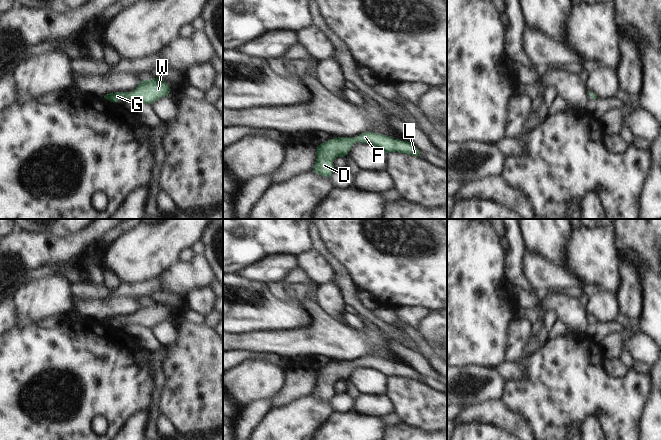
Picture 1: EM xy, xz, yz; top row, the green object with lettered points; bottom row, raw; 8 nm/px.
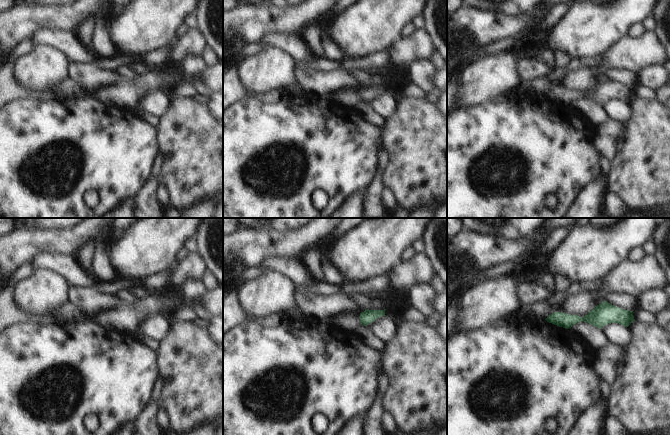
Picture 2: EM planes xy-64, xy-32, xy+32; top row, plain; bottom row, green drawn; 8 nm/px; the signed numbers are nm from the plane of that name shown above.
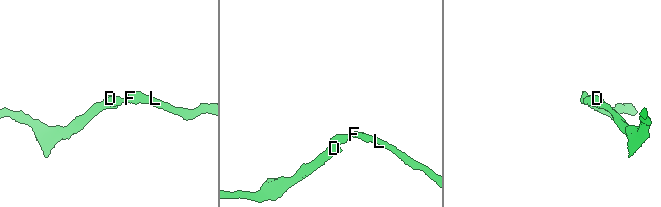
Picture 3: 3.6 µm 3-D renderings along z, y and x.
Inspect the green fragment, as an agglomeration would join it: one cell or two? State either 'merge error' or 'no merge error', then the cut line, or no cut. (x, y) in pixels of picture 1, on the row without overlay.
no merge error | no cut

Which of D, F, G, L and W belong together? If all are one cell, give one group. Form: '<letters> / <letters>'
D F G L W

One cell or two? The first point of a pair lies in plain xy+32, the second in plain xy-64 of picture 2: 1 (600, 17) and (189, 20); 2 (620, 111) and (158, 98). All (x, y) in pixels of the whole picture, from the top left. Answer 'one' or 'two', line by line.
1: two
2: one

